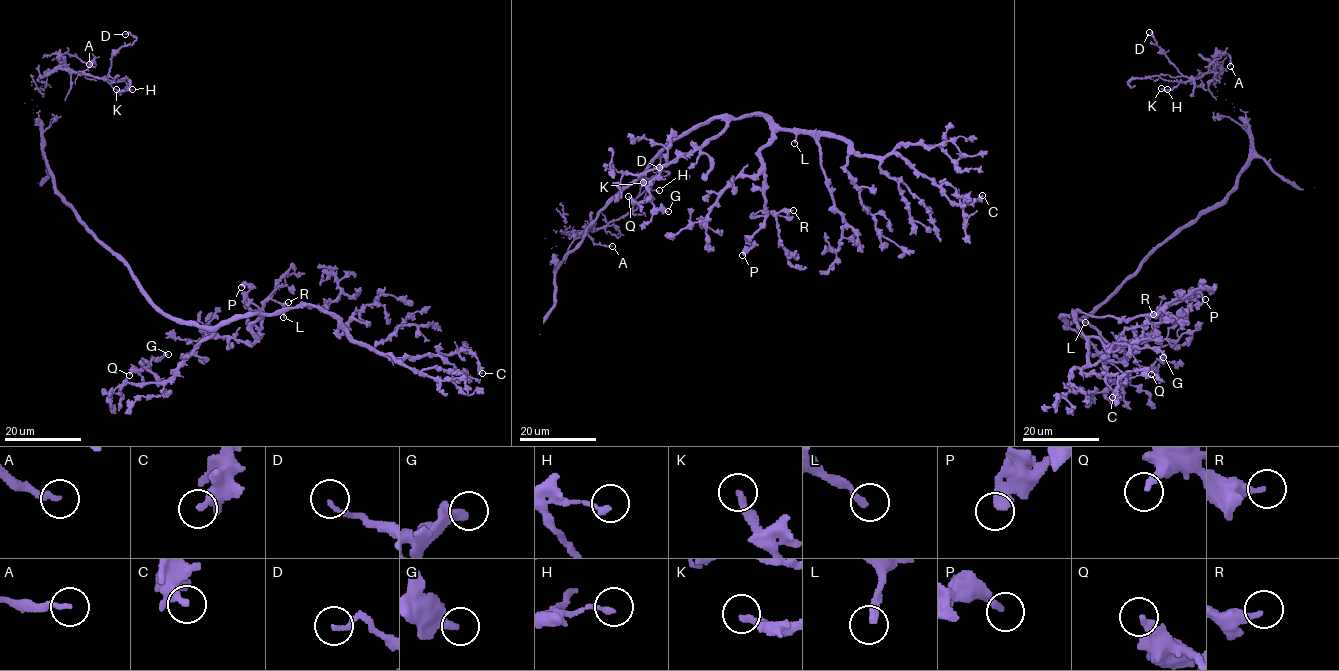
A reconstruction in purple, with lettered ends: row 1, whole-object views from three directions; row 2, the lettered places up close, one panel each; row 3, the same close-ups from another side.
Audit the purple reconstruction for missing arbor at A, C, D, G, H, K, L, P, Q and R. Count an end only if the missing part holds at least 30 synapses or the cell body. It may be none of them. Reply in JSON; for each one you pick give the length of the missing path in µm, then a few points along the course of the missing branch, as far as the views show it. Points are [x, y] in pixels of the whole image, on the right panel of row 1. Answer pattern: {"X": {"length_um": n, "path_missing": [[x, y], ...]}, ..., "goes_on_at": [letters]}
{"A": {"length_um": 15, "path_missing": [[1230, 66], [1243, 78], [1232, 85]]}, "L": {"length_um": 25, "path_missing": [[1085, 322], [1112, 343], [1117, 319], [1125, 312], [1129, 316]]}, "goes_on_at": ["A", "L"]}

